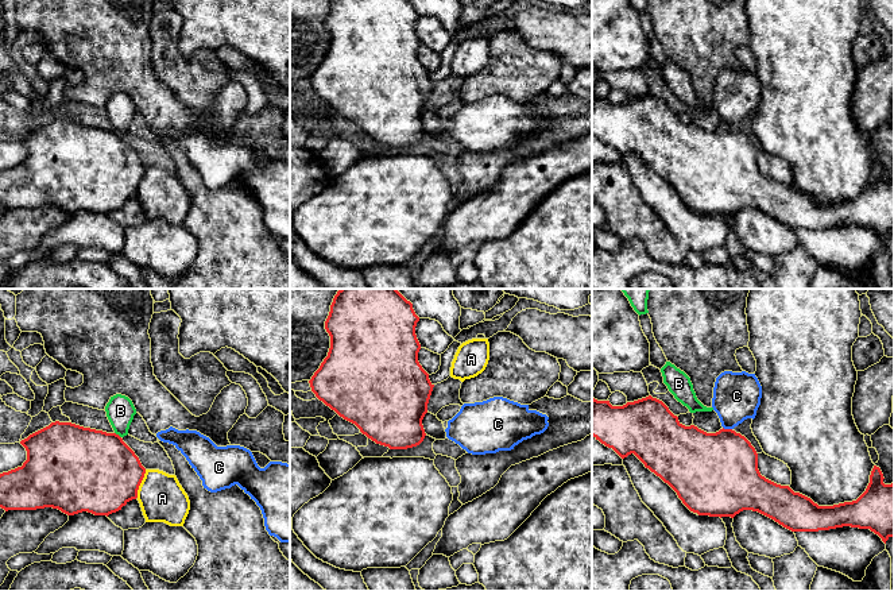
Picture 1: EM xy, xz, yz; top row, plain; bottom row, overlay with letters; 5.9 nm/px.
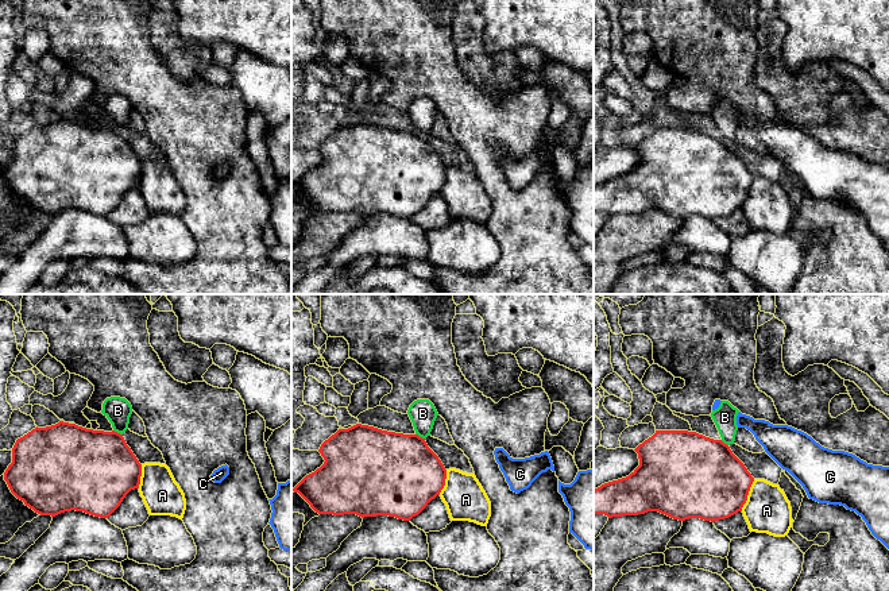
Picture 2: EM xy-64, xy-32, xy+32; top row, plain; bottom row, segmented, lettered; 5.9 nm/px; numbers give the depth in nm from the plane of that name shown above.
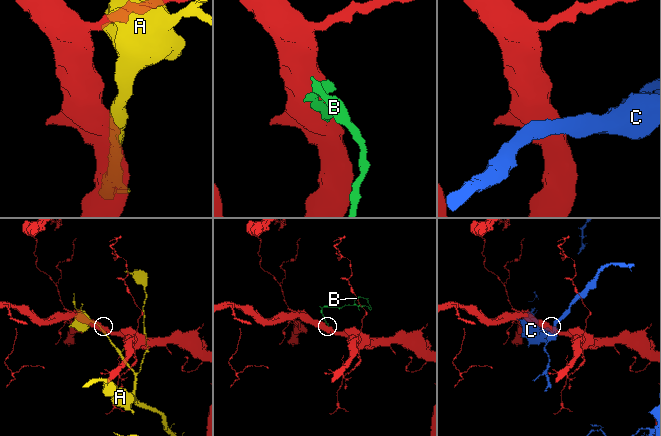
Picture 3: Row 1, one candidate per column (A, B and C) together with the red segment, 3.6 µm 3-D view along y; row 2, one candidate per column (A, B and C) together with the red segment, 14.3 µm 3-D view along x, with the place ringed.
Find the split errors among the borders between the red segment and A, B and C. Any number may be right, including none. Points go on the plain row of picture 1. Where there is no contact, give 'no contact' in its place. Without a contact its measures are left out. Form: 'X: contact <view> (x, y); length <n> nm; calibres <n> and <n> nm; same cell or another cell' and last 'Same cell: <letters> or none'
A: contact xy (140, 180); length 180 nm; calibres 460 and 280 nm; another cell
B: contact xy (117, 132); length 50 nm; calibres 480 and 170 nm; another cell
C: contact yz (727, 127); length 60 nm; calibres 460 and 280 nm; another cell
Same cell: none

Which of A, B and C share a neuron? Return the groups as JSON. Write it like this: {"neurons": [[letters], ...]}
{"neurons": [["A"], ["B"], ["C"]]}

